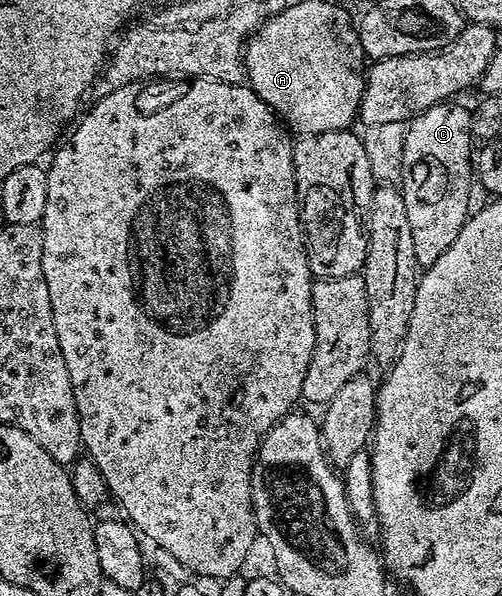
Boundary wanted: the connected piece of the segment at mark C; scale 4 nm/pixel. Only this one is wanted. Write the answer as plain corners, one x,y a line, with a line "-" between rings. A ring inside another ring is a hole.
453,101
437,103
431,109
419,113
414,119
410,119
405,129
405,140
402,145
399,190
401,192
401,200
403,201
403,209
407,209
407,221
411,224
411,245
415,247
415,257
422,268
431,266
435,261
439,261
439,257
443,257
443,253
447,253
447,249
453,244
455,237
459,237
465,220
470,216
469,210
467,209
467,193
469,192
471,176
474,174
475,167
471,162
471,151
469,155
469,143
471,144
471,136
469,134
469,111
466,110
466,108
456,107
455,104
456,102

